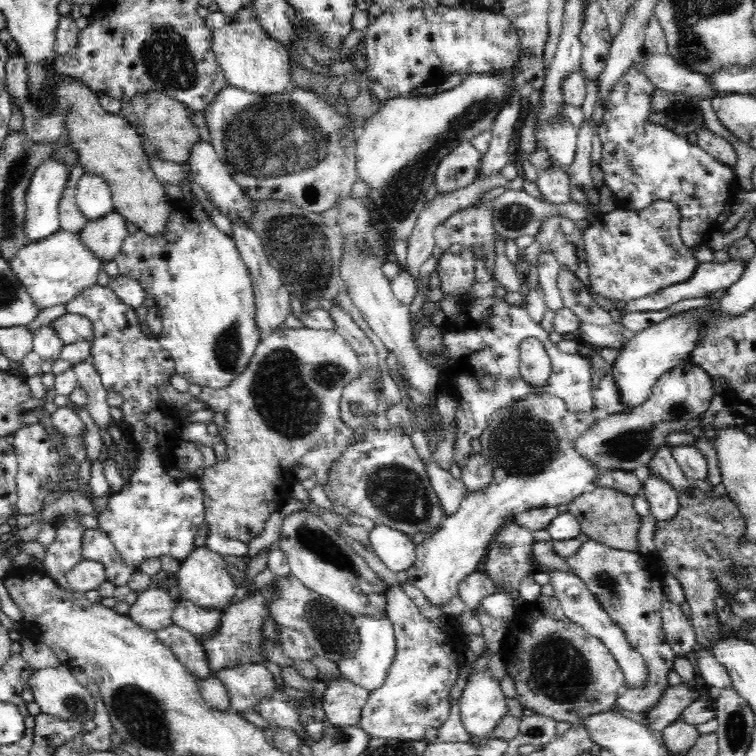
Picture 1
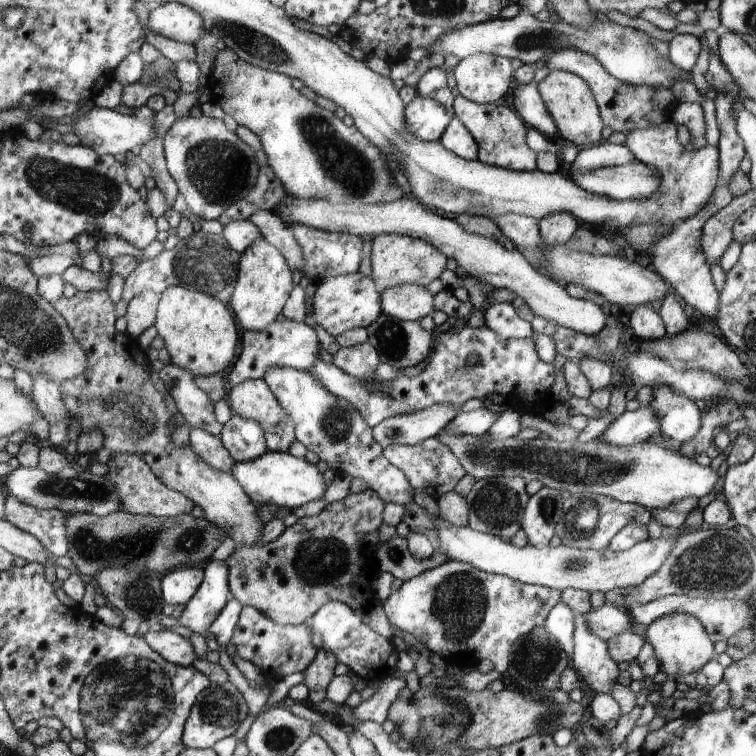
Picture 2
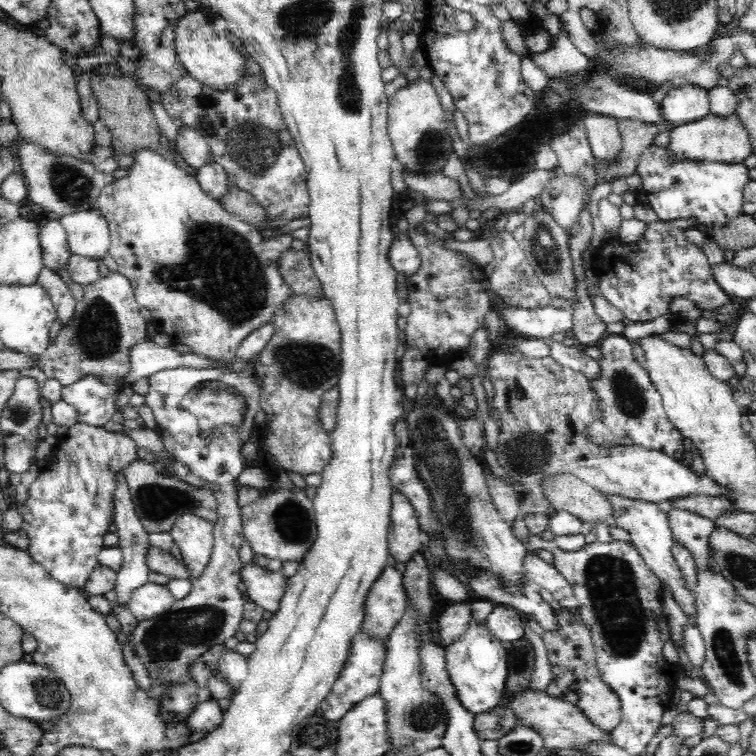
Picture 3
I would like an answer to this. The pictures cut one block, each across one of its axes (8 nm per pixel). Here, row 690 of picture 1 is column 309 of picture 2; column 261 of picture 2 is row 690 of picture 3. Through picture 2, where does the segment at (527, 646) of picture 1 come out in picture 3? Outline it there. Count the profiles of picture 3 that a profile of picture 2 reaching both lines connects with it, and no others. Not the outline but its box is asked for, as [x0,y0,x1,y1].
[542,608,621,735]

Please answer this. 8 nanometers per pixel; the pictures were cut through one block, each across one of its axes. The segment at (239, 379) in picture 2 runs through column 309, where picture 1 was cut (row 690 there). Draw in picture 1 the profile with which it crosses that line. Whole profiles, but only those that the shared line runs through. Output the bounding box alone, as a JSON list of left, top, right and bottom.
[321,675,369,727]

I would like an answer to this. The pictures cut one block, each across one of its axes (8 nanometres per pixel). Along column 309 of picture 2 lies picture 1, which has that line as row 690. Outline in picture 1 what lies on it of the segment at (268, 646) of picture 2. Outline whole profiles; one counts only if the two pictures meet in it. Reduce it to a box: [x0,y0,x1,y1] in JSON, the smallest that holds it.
[566,540,676,716]

